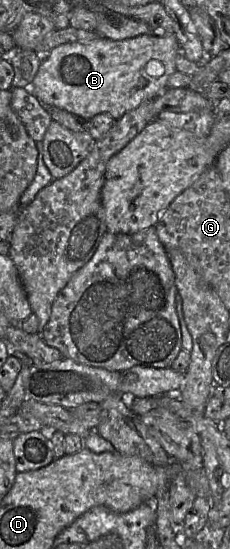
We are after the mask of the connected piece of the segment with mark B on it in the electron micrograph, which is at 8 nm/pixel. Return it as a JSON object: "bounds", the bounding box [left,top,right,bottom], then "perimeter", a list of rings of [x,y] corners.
{"bounds":[32,34,180,119],"perimeter":[[[143,34],[123,40],[100,38],[90,42],[62,44],[52,49],[49,56],[41,62],[32,81],[33,95],[44,106],[54,106],[85,119],[91,119],[98,114],[109,114],[114,119],[120,119],[143,101],[157,97],[168,88],[168,79],[177,70],[175,58],[179,53],[180,44],[175,34]]]}

